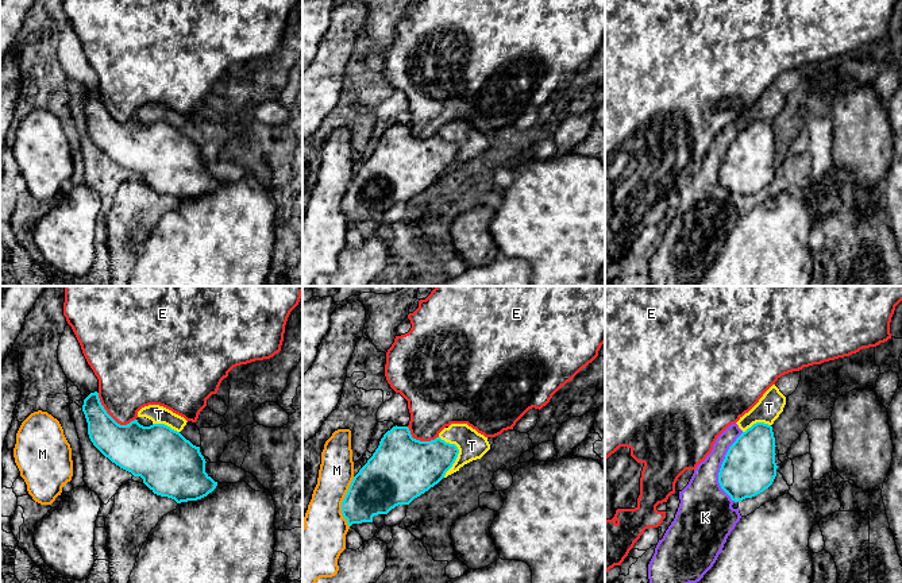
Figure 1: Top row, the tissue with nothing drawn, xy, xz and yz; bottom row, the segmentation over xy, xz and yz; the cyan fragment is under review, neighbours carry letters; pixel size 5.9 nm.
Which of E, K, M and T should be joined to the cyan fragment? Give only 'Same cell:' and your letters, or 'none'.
Same cell: none

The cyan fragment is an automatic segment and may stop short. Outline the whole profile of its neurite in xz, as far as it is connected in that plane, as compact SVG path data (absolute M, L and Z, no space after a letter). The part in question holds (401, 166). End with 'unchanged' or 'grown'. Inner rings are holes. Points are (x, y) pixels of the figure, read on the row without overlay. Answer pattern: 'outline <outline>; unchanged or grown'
outline M393 124L354 174L342 200L348 224L373 220L374 213L409 202L444 175L458 151L455 142L440 135L420 139L408 124Z; unchanged

